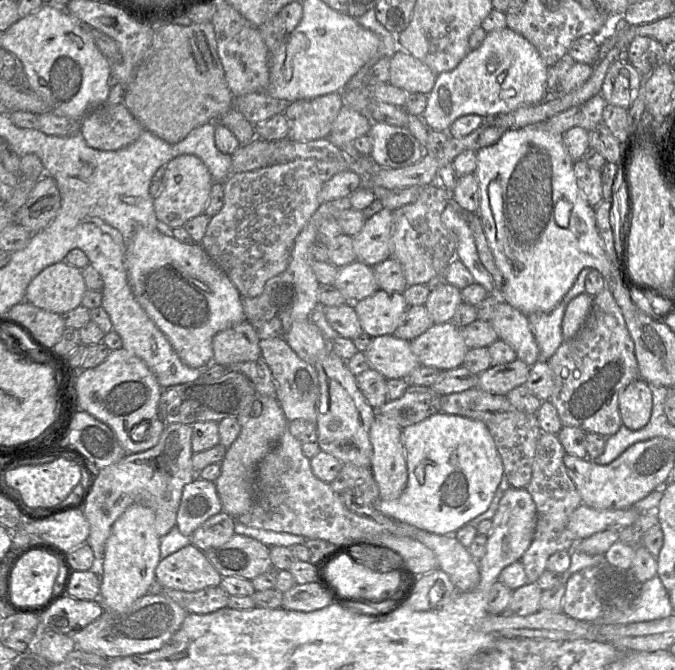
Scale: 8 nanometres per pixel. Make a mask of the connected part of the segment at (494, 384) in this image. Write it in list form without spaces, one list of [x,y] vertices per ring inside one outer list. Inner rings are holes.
[[[516,359],[513,362],[491,366],[478,375],[477,387],[496,395],[507,395],[512,389],[526,383],[530,366]]]

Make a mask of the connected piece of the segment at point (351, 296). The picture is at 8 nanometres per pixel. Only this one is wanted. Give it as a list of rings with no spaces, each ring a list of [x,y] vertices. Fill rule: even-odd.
[[[360,261],[340,267],[334,286],[348,303],[361,301],[379,290],[373,267]]]

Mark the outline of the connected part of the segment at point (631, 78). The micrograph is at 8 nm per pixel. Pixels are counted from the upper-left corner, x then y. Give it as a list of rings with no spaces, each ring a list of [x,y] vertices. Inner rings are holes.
[[[615,60],[608,68],[601,88],[606,104],[628,109],[638,95],[642,75],[629,63]]]

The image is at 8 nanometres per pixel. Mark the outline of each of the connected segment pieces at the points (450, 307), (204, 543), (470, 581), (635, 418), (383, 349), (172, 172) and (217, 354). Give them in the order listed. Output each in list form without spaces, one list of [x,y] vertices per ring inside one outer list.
[[[440,281],[431,287],[424,304],[434,324],[451,322],[457,307],[463,303],[461,290],[447,282]]]
[[[222,511],[195,530],[191,543],[203,552],[218,548],[235,534],[234,527],[235,519]]]
[[[413,526],[410,537],[431,549],[438,567],[448,574],[460,592],[473,590],[480,581],[478,561],[453,535],[438,535]]]
[[[639,378],[619,393],[619,413],[622,424],[631,430],[640,430],[650,420],[653,396],[651,385]]]
[[[394,335],[373,337],[368,348],[363,352],[370,365],[386,379],[406,379],[420,365],[418,358],[411,350],[410,341],[397,338]]]
[[[184,154],[177,156],[170,160],[165,167],[161,191],[154,199],[155,214],[159,222],[165,226],[164,229],[183,227],[188,220],[204,213],[214,181],[206,165],[195,155]]]
[[[243,320],[218,332],[212,341],[213,363],[225,368],[261,357],[259,337],[254,327]]]

